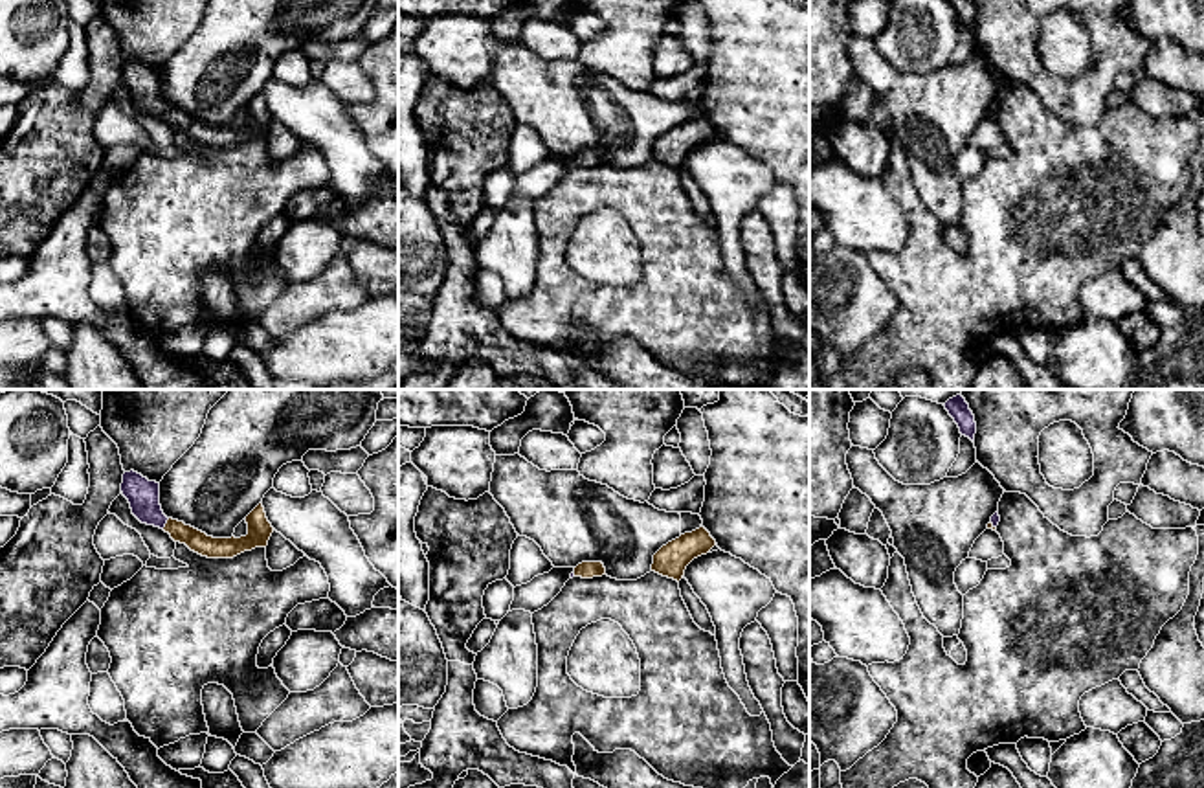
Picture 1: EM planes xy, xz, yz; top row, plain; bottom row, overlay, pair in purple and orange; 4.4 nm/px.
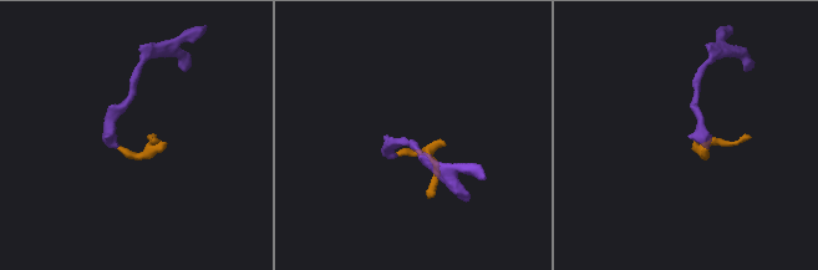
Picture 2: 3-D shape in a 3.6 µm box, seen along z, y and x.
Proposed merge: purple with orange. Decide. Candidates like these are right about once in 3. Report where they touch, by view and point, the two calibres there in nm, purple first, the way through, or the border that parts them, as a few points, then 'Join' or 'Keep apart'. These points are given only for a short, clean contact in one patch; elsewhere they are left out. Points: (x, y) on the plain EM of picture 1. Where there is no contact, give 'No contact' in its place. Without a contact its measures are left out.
Touches purple at xy (166, 111). Thickness 140 nm (purple) against 100 nm. Path across: xy (144, 85), (144, 90), (166, 111), (213, 136). Join

